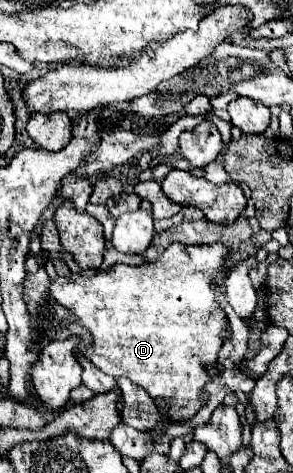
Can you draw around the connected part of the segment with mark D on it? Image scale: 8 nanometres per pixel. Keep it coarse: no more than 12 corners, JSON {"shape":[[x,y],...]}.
{"shape":[[221,244],[49,282],[81,352],[193,418],[227,314]]}

